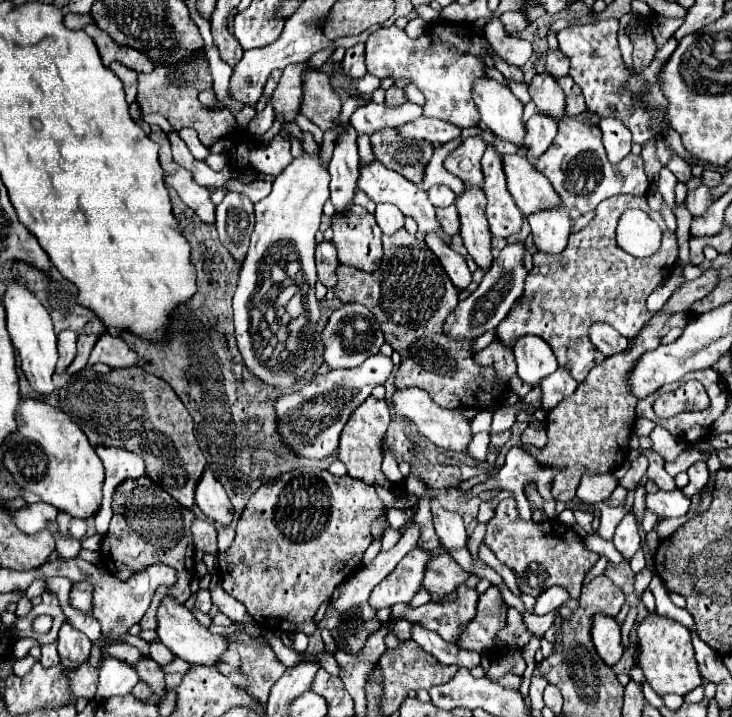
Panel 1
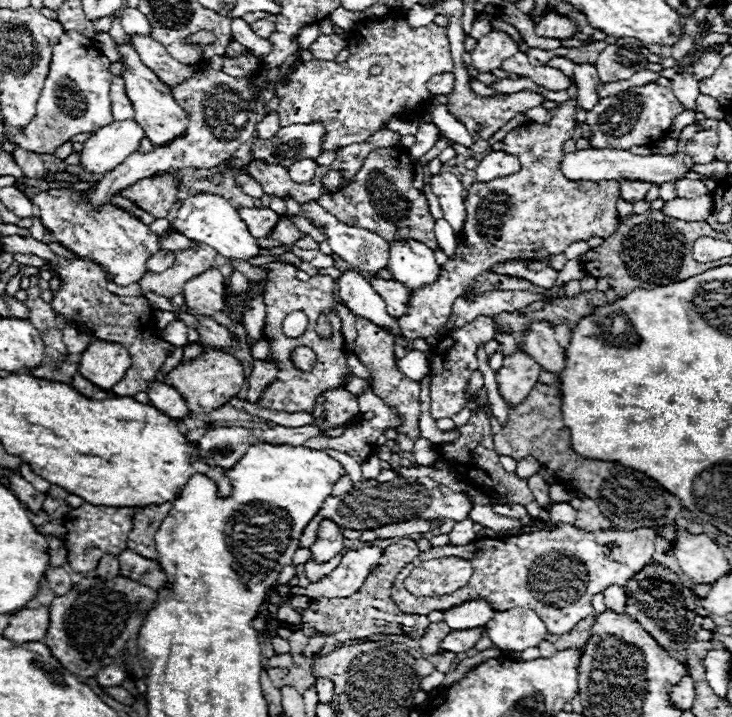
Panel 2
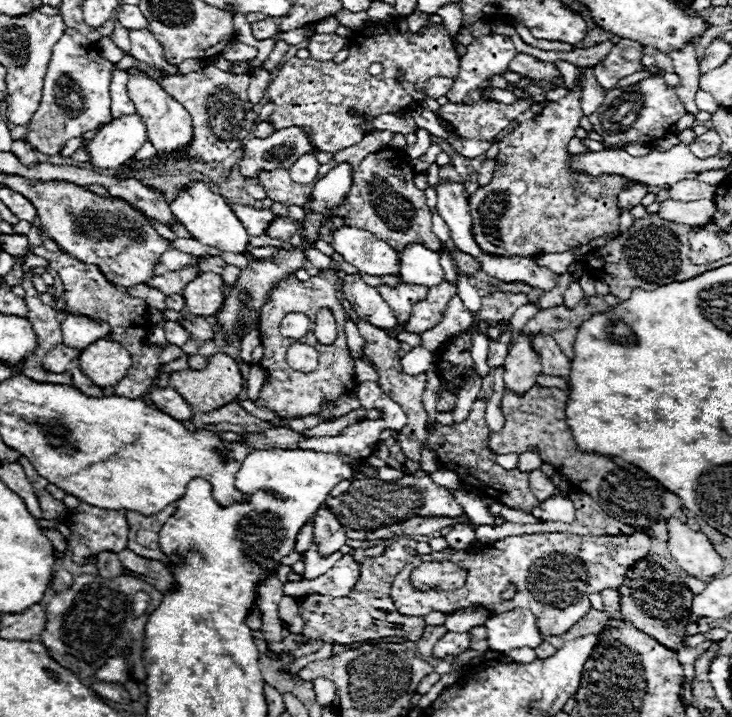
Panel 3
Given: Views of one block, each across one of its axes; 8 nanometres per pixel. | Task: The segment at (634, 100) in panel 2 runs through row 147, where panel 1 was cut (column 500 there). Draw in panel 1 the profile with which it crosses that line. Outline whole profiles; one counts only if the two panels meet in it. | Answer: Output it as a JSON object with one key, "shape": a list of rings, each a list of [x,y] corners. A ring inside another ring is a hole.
{"shape":[[[490,586],[478,598],[476,616],[462,626],[458,636],[458,646],[464,650],[476,650],[488,654],[496,648],[498,632],[506,626],[508,606],[496,586]]]}

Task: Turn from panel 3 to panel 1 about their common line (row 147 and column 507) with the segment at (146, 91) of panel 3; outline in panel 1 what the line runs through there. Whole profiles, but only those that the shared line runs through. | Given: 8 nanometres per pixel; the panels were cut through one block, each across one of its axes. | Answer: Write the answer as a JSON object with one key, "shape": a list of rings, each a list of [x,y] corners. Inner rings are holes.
{"shape":[[[504,154],[502,166],[508,182],[508,192],[512,194],[516,206],[522,210],[524,216],[560,204],[560,198],[552,190],[548,178],[542,176],[526,156]]]}

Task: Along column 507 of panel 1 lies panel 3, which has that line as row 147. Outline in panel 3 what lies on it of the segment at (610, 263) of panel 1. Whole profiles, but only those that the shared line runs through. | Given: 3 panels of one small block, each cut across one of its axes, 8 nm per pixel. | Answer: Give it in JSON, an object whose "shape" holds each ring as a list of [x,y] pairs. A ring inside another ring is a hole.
{"shape":[[[396,22],[374,24],[362,28],[362,36],[350,40],[350,56],[342,64],[312,64],[312,58],[290,58],[276,72],[268,98],[274,102],[270,116],[276,130],[288,126],[312,128],[312,144],[320,152],[338,152],[362,142],[362,138],[374,132],[374,120],[382,114],[404,112],[414,98],[402,88],[398,80],[414,84],[422,94],[424,82],[432,76],[458,76],[460,58],[452,48],[448,30],[442,24],[432,24],[424,32],[398,32]],[[380,62],[384,72],[370,76],[370,64]],[[402,72],[402,74],[400,74]],[[356,112],[356,114],[350,114]]]}

